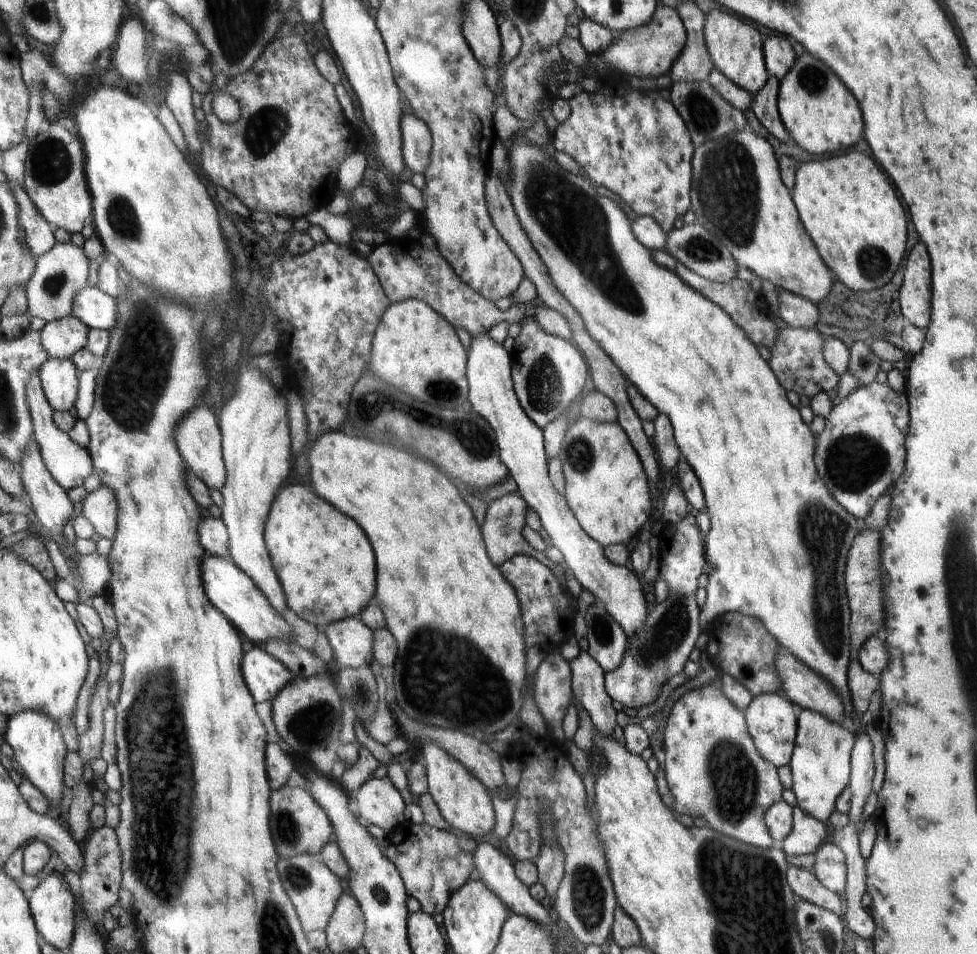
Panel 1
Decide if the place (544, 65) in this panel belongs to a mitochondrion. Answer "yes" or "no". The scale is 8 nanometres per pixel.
no

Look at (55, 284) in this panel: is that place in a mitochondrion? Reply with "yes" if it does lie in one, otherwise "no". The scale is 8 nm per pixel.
yes

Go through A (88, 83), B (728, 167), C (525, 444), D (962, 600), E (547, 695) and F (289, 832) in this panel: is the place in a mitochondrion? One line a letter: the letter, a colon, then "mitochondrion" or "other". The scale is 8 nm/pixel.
A: other
B: mitochondrion
C: other
D: mitochondrion
E: other
F: mitochondrion

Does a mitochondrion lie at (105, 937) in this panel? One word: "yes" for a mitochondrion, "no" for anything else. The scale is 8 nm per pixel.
no

